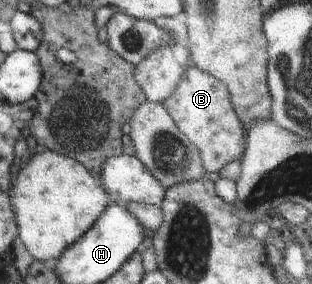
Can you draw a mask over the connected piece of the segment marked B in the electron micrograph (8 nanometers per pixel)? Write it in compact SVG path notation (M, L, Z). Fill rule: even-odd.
M196 65L184 71L180 82L161 103L175 125L198 147L204 168L210 172L219 170L232 161L238 161L246 148L246 130L233 109L228 87Z

